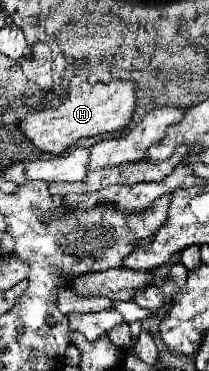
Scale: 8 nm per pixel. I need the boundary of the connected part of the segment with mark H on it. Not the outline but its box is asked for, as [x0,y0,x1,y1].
[19,76,137,154]

